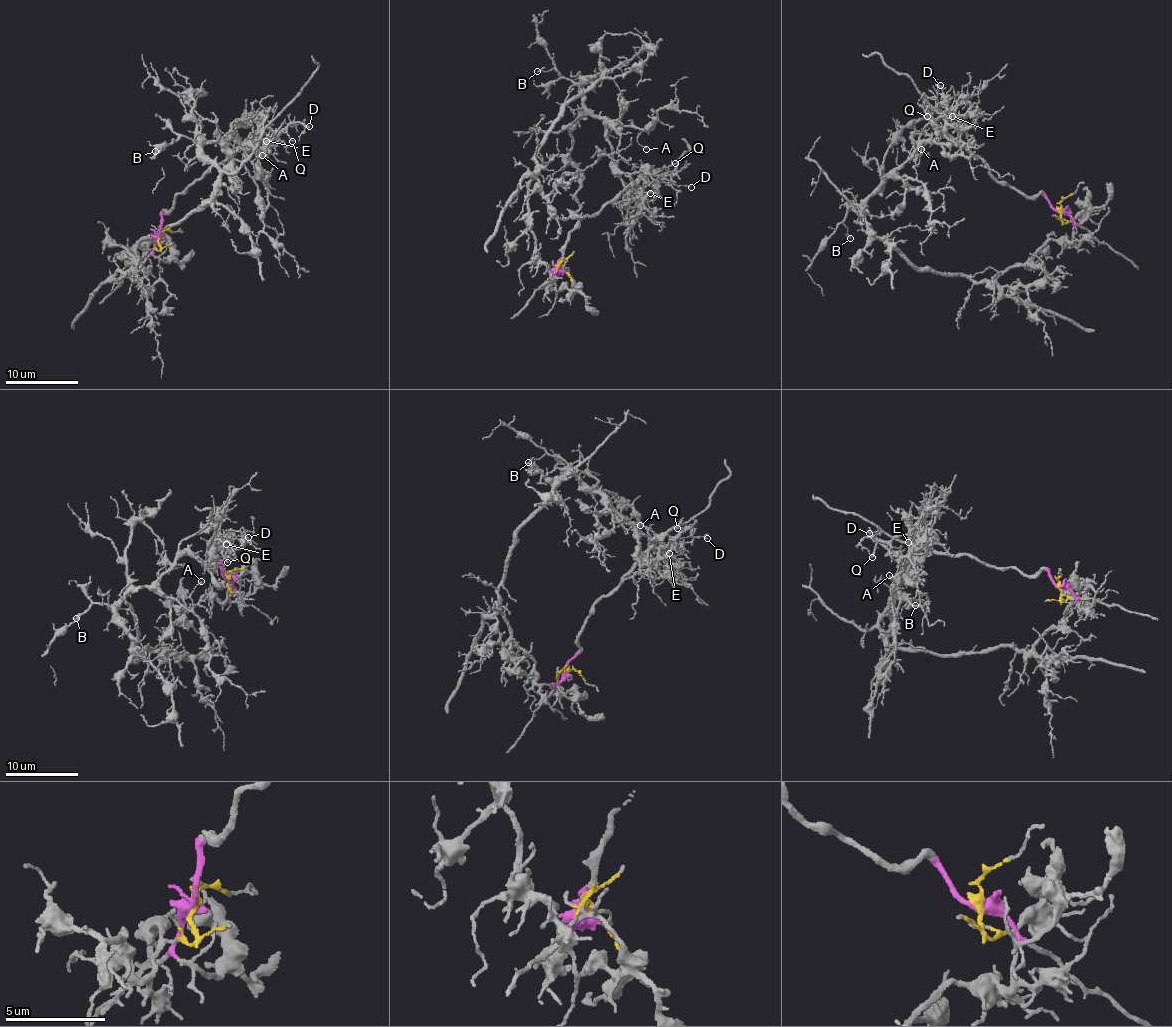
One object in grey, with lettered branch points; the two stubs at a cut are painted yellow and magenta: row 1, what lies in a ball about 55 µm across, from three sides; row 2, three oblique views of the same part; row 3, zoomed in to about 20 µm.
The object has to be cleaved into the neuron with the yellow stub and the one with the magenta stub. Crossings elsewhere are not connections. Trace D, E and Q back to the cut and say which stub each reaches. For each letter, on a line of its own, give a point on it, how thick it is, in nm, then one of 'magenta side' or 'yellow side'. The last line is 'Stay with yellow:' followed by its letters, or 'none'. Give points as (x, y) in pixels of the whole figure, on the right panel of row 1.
D: at (940, 85); 60 nm thick; magenta side
E: at (952, 116); 100 nm thick; magenta side
Q: at (927, 116); 100 nm thick; magenta side
Stay with yellow: none

